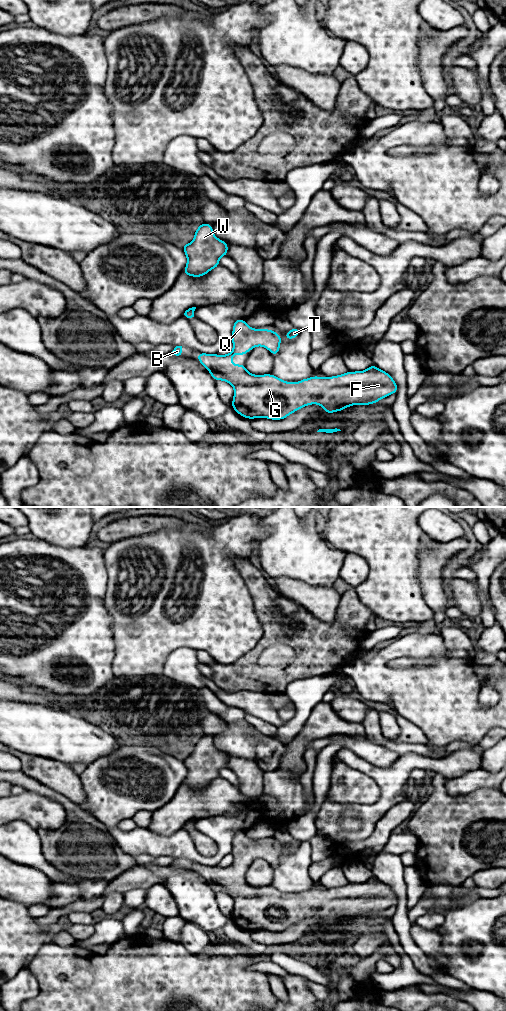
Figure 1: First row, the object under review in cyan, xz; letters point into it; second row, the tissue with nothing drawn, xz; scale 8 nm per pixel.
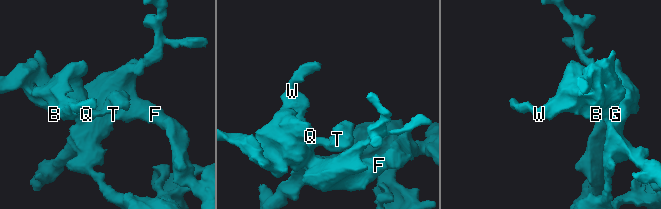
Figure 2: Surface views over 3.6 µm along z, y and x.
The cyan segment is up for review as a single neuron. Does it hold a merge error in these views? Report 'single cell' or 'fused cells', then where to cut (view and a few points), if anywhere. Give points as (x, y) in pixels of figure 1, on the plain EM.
single cell; no cut

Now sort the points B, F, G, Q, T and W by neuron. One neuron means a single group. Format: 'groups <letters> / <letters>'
groups B F G Q T W

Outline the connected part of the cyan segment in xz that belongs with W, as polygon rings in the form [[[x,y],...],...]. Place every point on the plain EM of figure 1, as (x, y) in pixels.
[[[204,734],[198,738],[192,754],[182,756],[187,769],[183,786],[191,789],[205,788],[210,782],[220,778],[220,769],[227,768],[227,754],[218,751],[212,741],[211,736]]]

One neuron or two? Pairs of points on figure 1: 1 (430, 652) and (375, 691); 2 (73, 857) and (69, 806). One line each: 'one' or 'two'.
1: one
2: one

